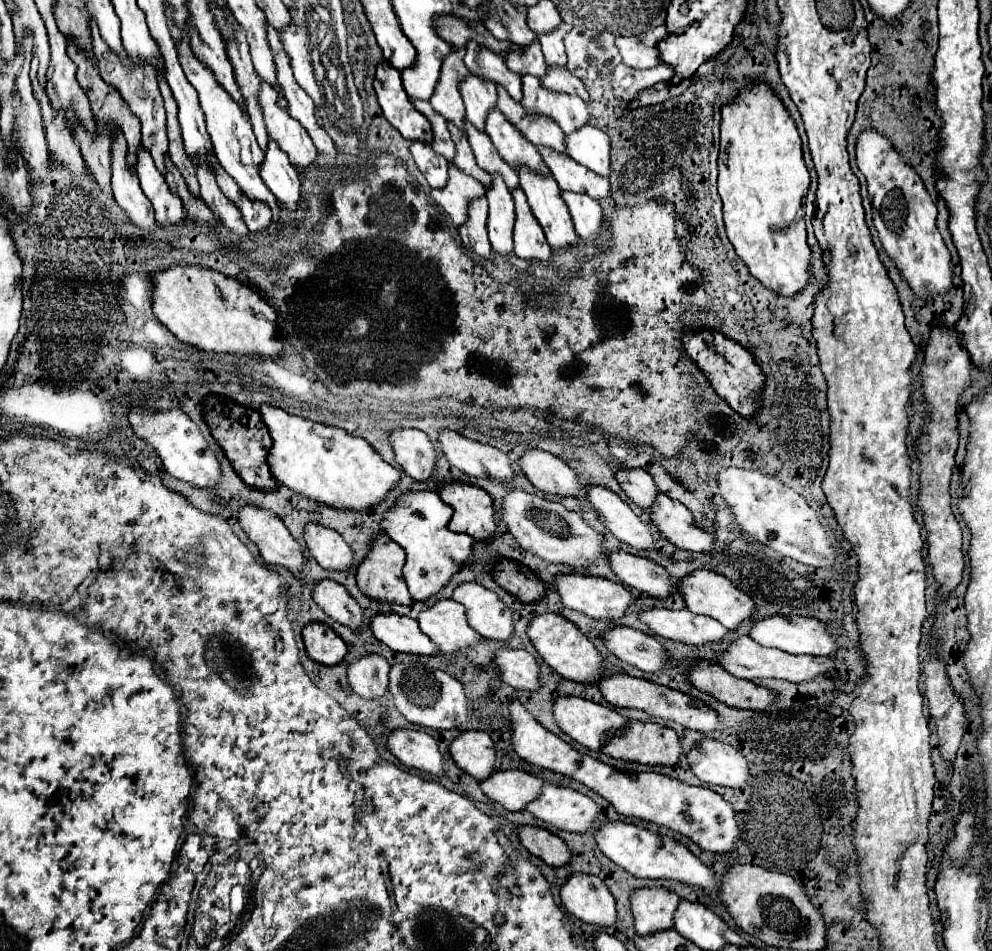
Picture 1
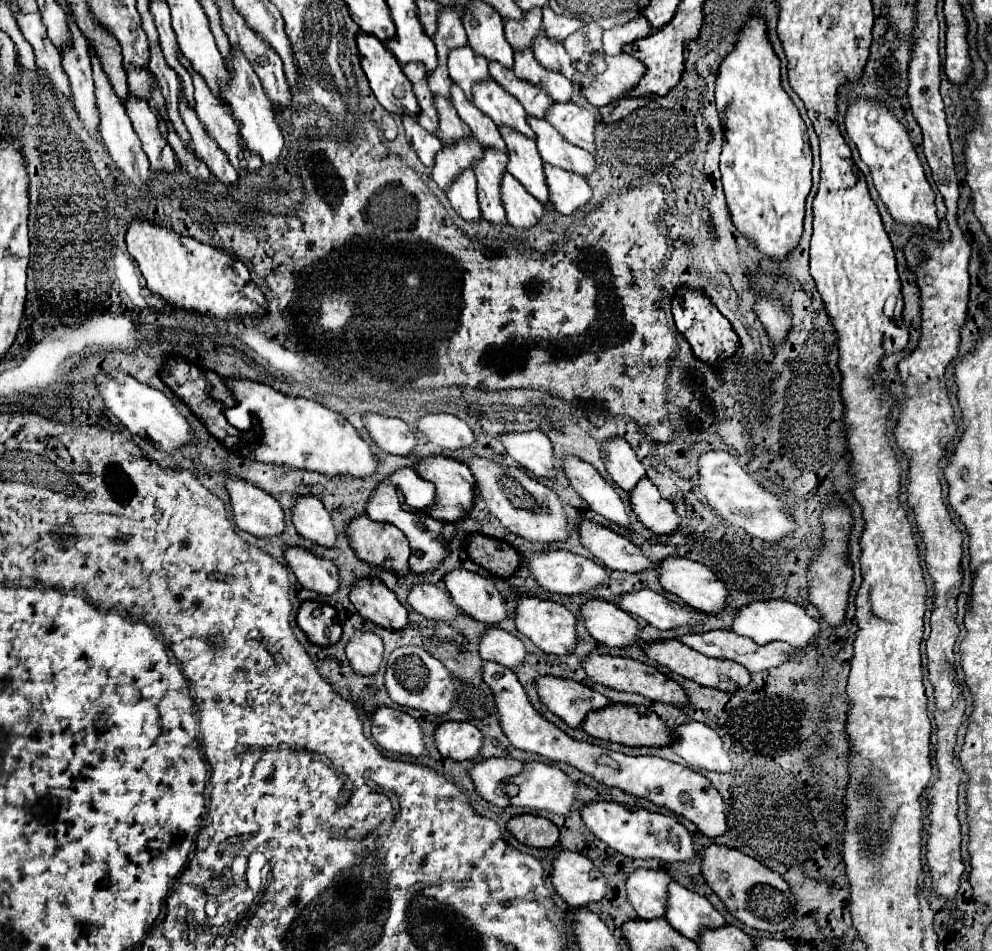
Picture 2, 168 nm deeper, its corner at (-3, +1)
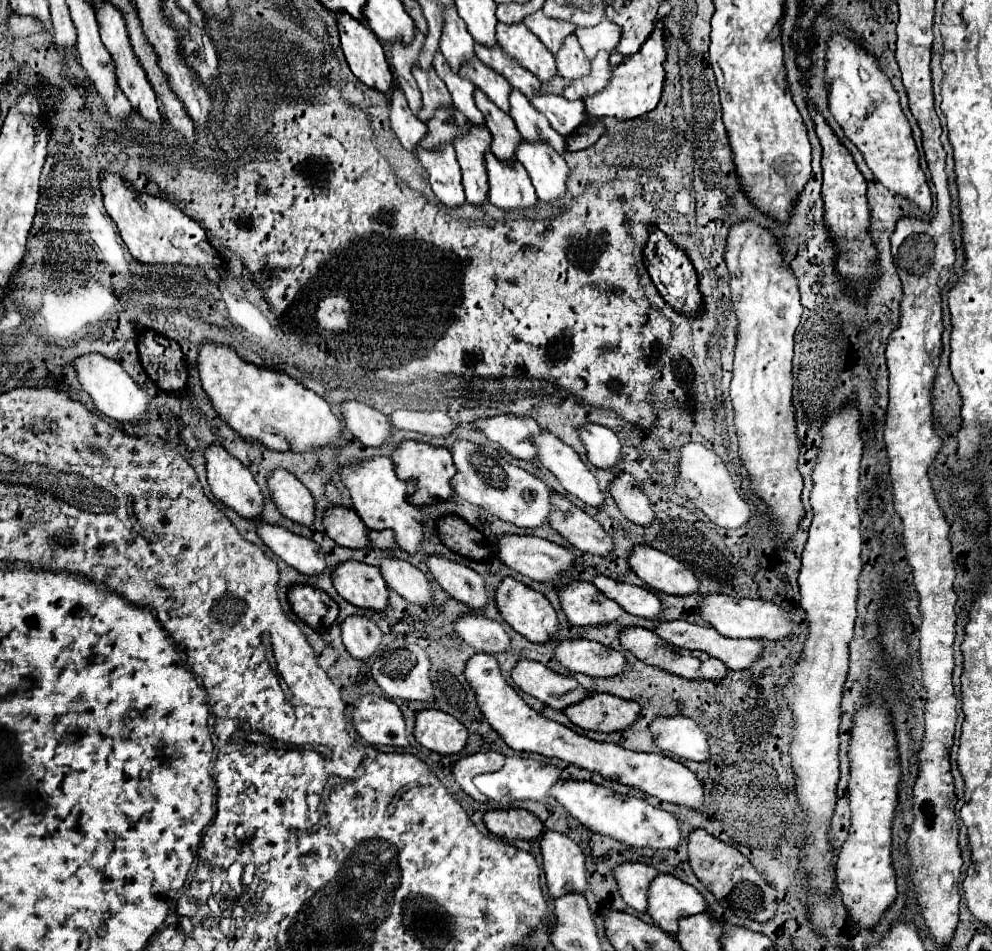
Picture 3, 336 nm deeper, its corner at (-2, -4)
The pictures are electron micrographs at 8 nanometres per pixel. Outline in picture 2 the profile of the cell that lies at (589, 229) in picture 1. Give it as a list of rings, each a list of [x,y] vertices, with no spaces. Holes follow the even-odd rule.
[[[547,162],[543,164],[547,188],[551,194],[551,206],[555,206],[557,212],[569,216],[589,202],[591,188],[587,186],[585,178],[571,174],[569,170],[557,170],[557,166],[547,166]]]

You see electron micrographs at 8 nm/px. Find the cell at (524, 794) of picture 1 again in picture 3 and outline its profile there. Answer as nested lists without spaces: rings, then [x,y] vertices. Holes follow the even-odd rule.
[[[474,753],[468,757],[462,757],[452,773],[458,781],[458,785],[464,789],[464,793],[468,793],[472,799],[480,801],[480,803],[488,803],[488,797],[482,795],[476,785],[474,785],[474,777],[482,775],[482,773],[494,773],[500,771],[504,767],[504,755],[500,753]]]

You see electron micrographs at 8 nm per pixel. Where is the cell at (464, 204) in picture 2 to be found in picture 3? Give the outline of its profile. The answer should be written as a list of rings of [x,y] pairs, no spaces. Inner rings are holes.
[[[444,145],[436,151],[426,151],[418,147],[414,155],[420,159],[422,167],[428,171],[432,191],[450,209],[462,207],[466,203],[464,185],[462,185],[462,171],[456,161],[456,153],[452,145]]]

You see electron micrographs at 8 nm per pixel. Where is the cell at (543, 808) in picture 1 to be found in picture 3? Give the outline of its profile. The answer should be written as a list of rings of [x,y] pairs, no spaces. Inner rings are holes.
[[[506,757],[506,767],[502,767],[502,771],[496,771],[492,775],[478,775],[478,779],[474,779],[476,787],[490,799],[502,801],[502,803],[512,803],[512,801],[524,801],[524,799],[532,799],[532,801],[542,801],[546,797],[550,797],[550,789],[560,781],[560,769],[550,765],[550,763],[542,763],[536,759],[522,759],[522,757]],[[500,789],[510,789],[508,795],[502,795]]]

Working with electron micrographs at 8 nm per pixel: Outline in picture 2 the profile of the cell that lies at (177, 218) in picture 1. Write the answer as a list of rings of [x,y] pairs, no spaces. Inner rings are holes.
[[[129,94],[127,96],[127,102],[125,102],[125,108],[127,108],[127,114],[133,122],[133,128],[143,144],[143,150],[145,154],[149,156],[149,162],[151,162],[151,168],[153,170],[167,170],[167,172],[175,172],[175,154],[169,146],[169,142],[161,136],[159,132],[159,120],[157,116],[153,114],[153,110],[149,108],[147,100],[145,98],[135,98],[135,94]]]

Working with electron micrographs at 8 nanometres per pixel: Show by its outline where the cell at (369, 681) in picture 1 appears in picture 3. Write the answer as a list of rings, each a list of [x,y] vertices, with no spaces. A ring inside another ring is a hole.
[[[348,617],[342,623],[342,641],[346,651],[358,659],[366,661],[380,645],[382,633],[376,623],[372,623],[368,617]]]

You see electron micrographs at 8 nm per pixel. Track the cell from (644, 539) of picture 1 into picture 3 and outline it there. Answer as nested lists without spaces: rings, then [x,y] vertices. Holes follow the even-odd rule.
[[[548,431],[536,435],[534,443],[538,447],[540,463],[558,477],[570,495],[578,497],[590,507],[600,507],[604,503],[604,493],[600,491],[596,477],[572,447]]]

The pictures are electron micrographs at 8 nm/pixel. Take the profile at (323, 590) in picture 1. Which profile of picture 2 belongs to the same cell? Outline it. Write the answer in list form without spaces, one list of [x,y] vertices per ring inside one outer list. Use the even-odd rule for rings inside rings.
[[[287,546],[285,560],[303,588],[315,590],[323,596],[331,596],[333,592],[337,592],[339,574],[337,566],[331,560],[319,558],[317,554],[311,554],[307,548],[301,546]]]

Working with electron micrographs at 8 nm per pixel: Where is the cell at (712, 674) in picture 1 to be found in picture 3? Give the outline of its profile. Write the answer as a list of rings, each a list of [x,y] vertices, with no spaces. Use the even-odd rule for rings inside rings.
[[[628,627],[620,633],[620,643],[624,649],[628,649],[632,655],[636,655],[640,661],[648,663],[648,665],[654,665],[654,667],[660,667],[668,673],[674,673],[674,675],[680,675],[684,679],[710,679],[710,681],[722,681],[726,675],[728,675],[728,667],[720,661],[720,659],[714,659],[702,651],[688,651],[688,649],[680,649],[680,647],[674,647],[670,643],[666,643],[664,639],[660,639],[656,633],[648,631],[648,629],[642,629],[642,627]]]

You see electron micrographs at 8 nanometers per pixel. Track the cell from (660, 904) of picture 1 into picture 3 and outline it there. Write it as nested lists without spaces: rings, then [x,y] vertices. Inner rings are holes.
[[[624,863],[614,871],[618,891],[626,905],[644,913],[648,909],[648,887],[658,871],[644,863]]]

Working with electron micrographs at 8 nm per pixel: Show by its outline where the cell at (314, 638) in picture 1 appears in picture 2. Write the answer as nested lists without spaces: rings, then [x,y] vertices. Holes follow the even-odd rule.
[[[305,600],[297,612],[297,624],[313,644],[329,646],[341,638],[337,610],[329,604]]]

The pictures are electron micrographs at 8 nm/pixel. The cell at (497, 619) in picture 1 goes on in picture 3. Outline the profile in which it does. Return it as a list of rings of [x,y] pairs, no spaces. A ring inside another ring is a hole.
[[[432,555],[428,559],[428,567],[438,581],[438,585],[456,601],[466,603],[470,609],[484,611],[488,607],[488,591],[484,579],[458,563],[452,563],[444,557]]]

